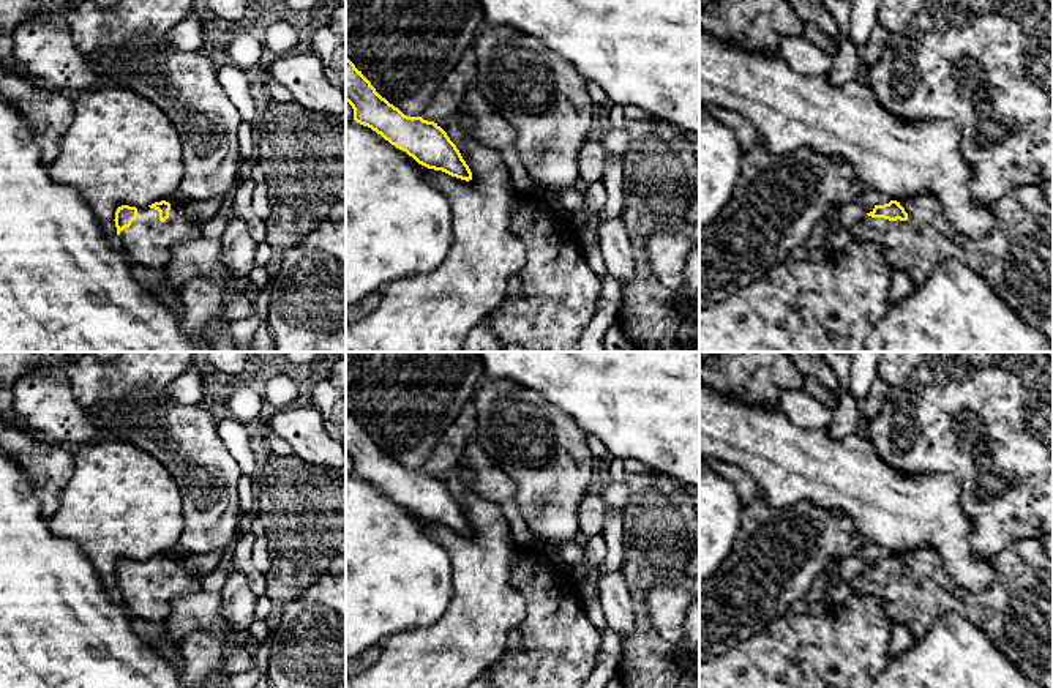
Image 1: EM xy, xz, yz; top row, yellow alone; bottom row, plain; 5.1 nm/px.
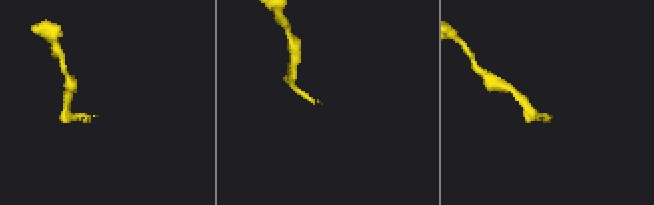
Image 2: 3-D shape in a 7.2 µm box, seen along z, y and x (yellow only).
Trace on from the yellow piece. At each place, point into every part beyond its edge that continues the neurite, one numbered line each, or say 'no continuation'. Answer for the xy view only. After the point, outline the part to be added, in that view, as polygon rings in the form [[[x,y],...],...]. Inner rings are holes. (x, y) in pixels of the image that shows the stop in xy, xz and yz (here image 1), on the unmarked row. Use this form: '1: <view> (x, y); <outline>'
1: xy (149, 595); [[[180,557],[171,559],[169,571],[161,576],[159,565],[150,560],[137,562],[137,573],[117,590],[128,615],[136,615],[163,623],[172,608],[172,601],[202,590],[200,578],[189,574]]]

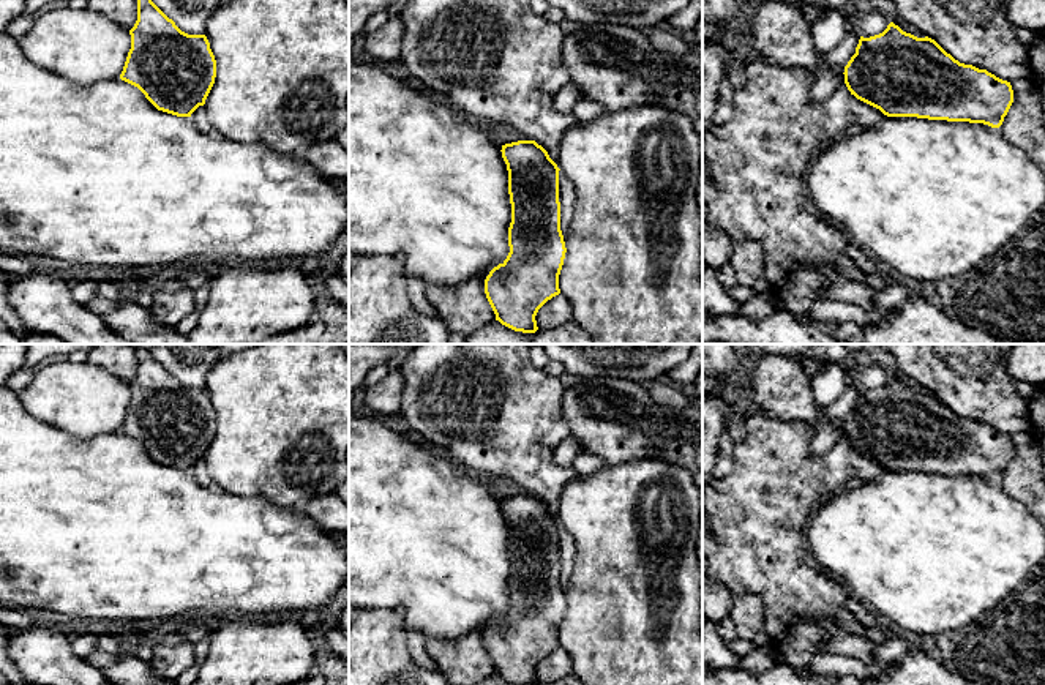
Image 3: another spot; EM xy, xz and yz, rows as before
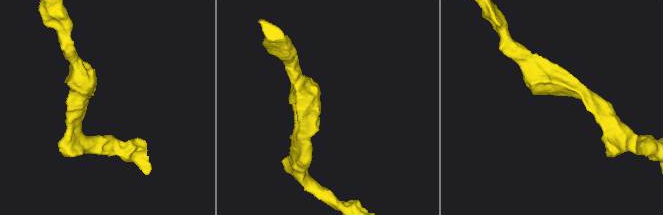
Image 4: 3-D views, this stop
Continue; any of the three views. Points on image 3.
no continuation

